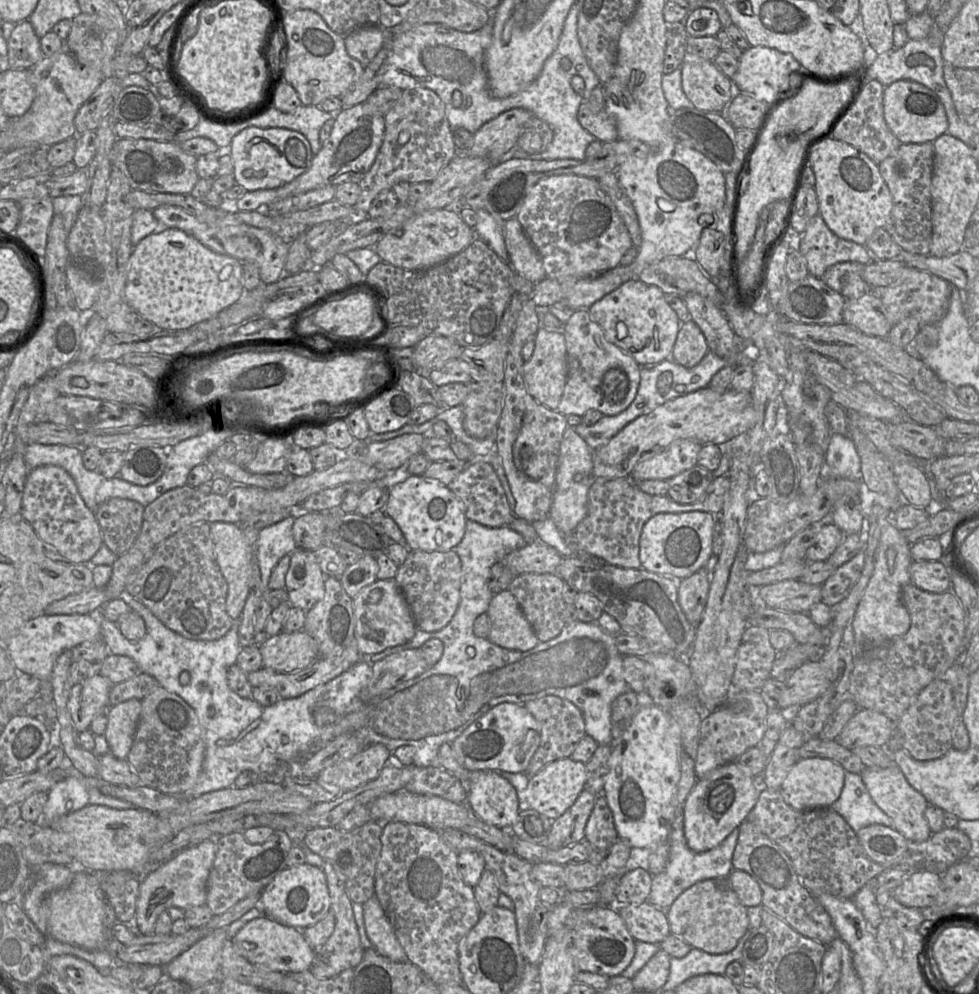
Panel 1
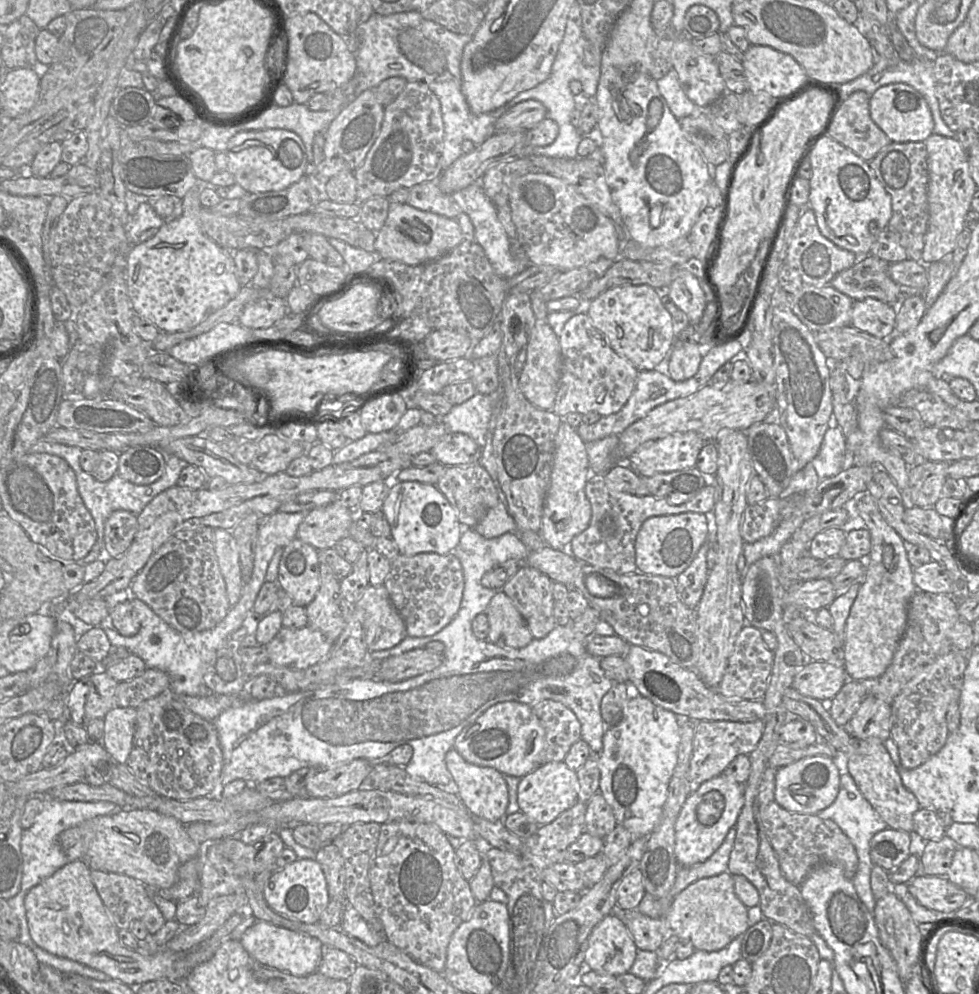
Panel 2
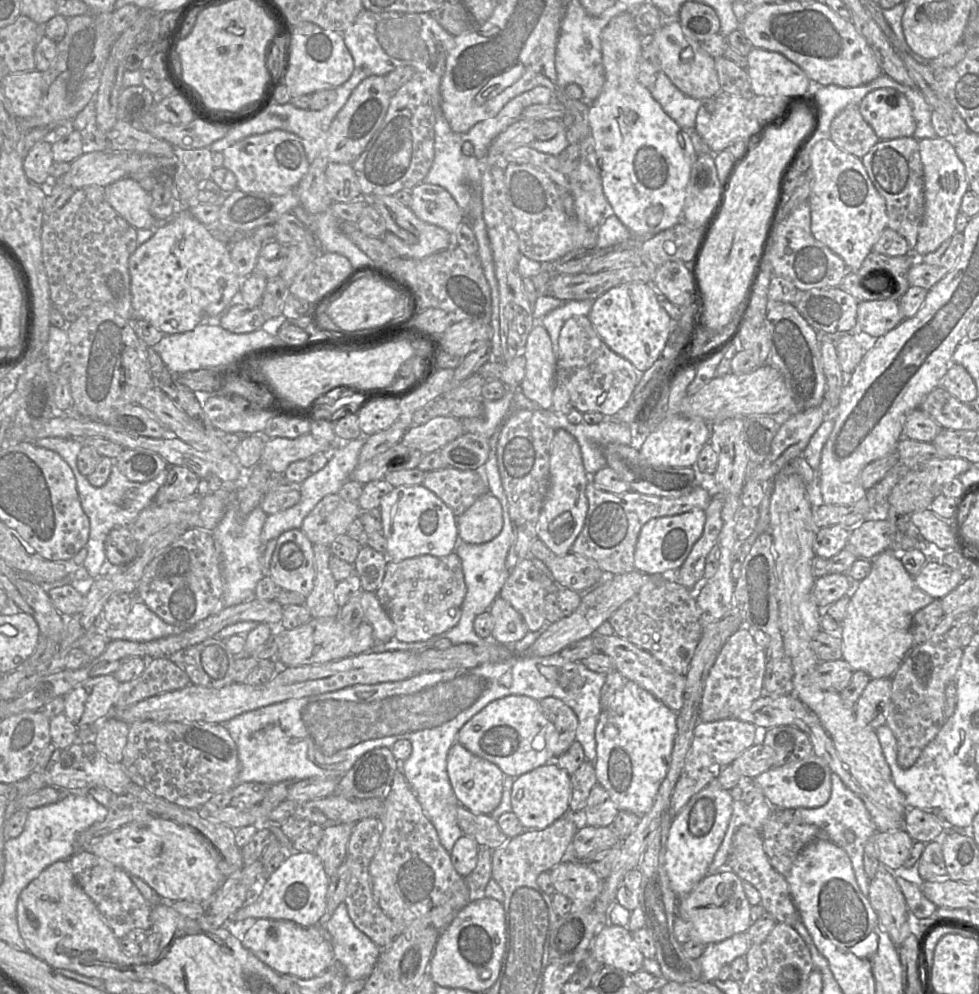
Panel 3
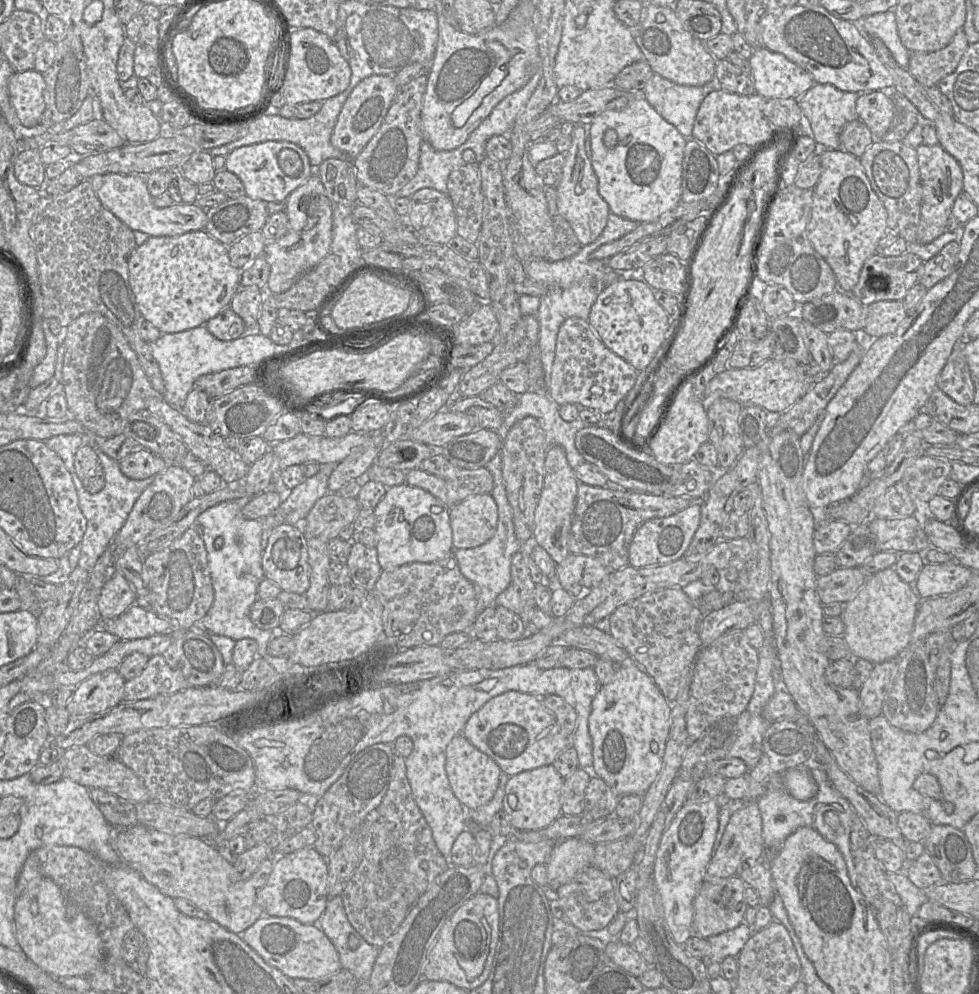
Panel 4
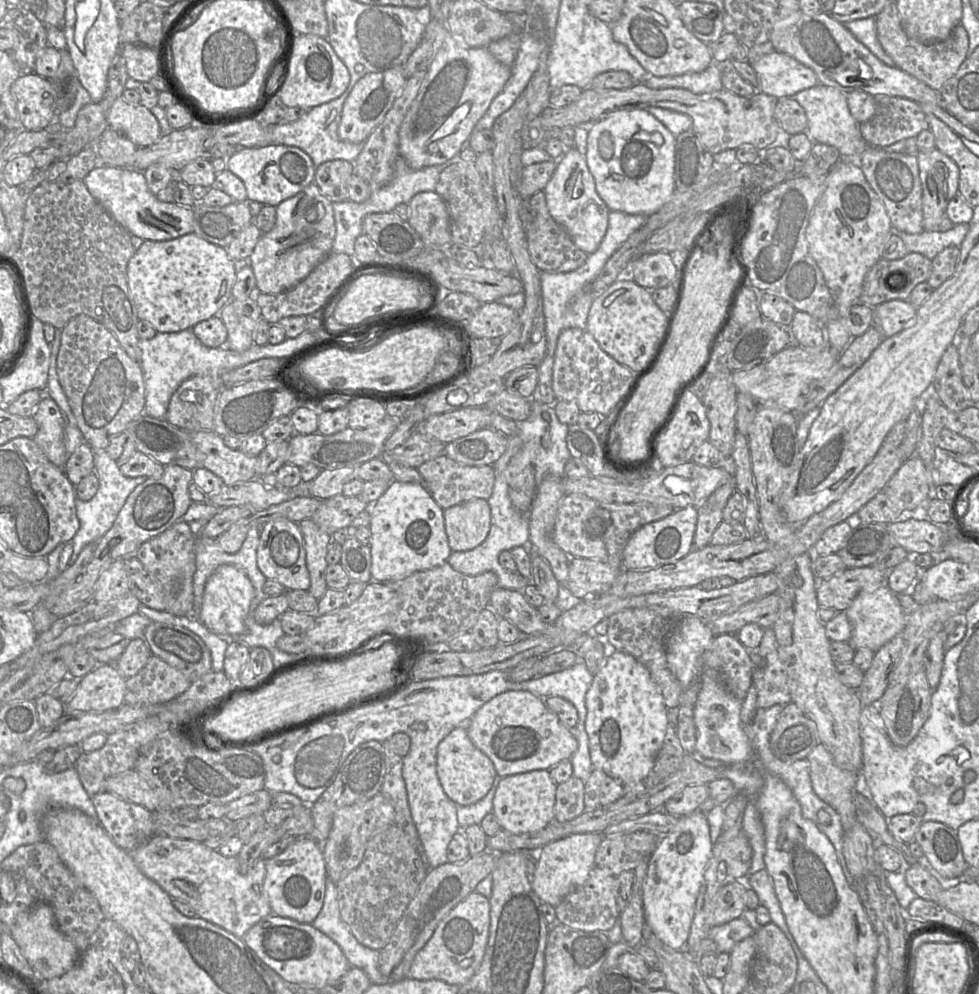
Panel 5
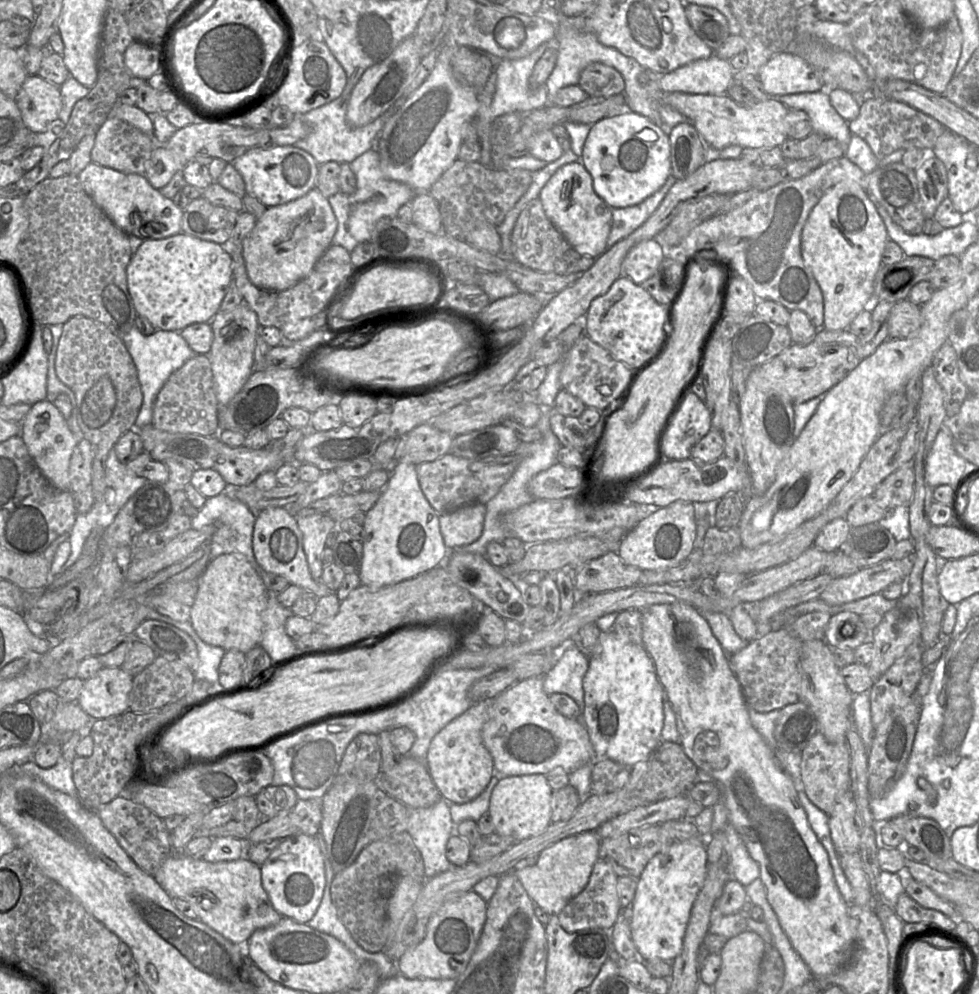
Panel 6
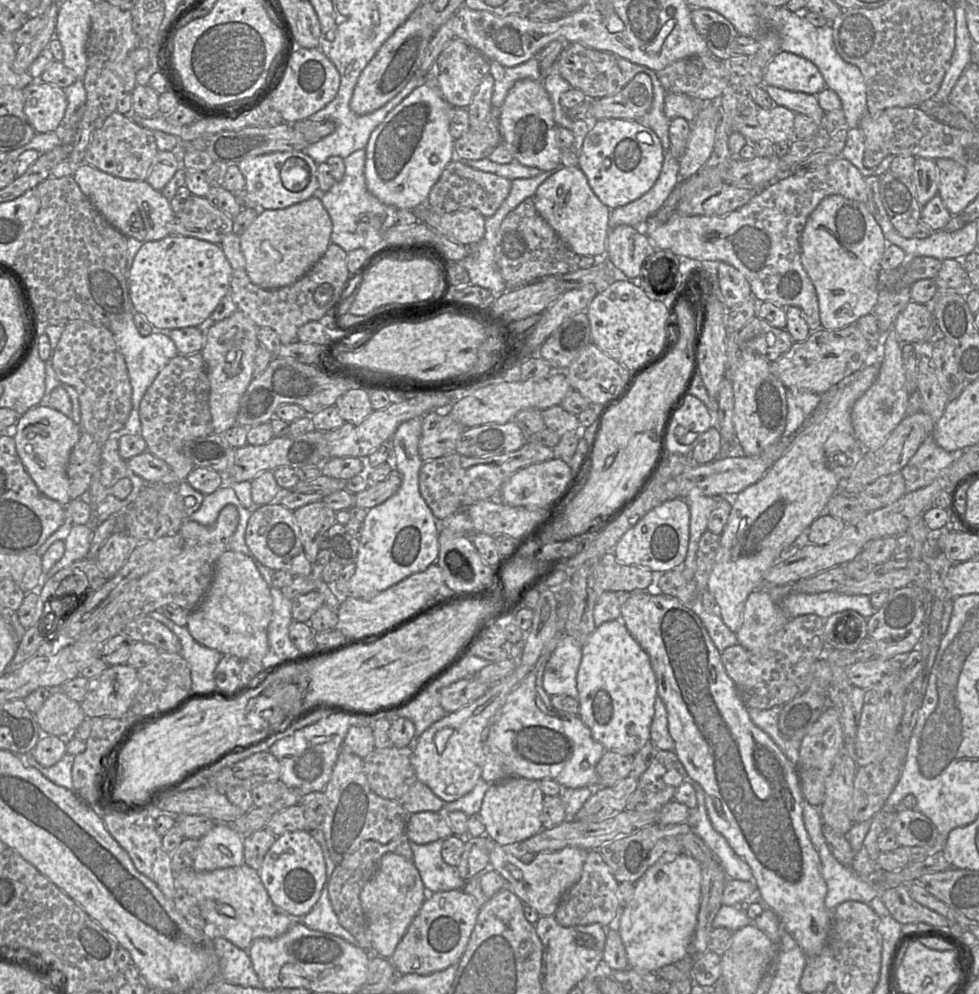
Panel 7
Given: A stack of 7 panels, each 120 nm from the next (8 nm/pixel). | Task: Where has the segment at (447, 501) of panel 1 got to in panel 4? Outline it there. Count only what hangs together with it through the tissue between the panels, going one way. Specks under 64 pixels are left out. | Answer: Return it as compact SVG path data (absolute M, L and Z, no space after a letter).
M407 483L391 486L373 508L376 551L382 570L412 562L429 563L453 553L449 507L431 493Z

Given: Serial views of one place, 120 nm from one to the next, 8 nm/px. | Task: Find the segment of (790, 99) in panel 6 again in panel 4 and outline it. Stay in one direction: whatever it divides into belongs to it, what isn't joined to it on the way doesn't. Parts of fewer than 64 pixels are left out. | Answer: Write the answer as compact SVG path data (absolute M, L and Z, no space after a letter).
M814 84L814 86L798 98L798 104L805 117L806 129L801 130L809 133L819 149L838 150L840 148L840 133L844 126L858 119L856 101L864 94L874 91L845 92L831 84Z

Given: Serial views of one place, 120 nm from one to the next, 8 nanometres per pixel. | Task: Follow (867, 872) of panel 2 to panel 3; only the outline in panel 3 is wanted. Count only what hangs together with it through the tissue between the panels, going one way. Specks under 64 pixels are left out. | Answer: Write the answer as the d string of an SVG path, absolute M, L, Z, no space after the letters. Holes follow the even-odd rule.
M832 773L831 782L831 796L826 804L818 808L792 809L793 815L806 824L818 826L826 838L843 848L852 863L857 884L863 895L868 898L870 880L864 872L863 854L867 841L874 837L878 830L863 801L846 787L837 774ZM847 830L851 830L854 834L852 842L846 839Z

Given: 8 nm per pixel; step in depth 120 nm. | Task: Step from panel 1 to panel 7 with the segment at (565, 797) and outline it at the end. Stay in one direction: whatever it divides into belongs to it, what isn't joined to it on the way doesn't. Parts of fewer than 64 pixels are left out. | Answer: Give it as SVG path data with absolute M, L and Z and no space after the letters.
M510 777L492 783L484 795L478 813L486 828L485 835L502 847L523 842L536 835L543 829L541 822L543 798L539 781L536 780Z

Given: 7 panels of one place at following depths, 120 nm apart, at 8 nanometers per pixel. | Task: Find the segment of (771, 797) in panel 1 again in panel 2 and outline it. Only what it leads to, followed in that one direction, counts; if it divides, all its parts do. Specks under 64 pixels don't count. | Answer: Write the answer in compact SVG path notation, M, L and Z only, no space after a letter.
M776 801L760 807L760 819L778 859L780 870L790 883L799 886L814 868L824 864L839 867L852 880L858 868L857 852L850 839L834 821L822 819L817 814L791 813Z

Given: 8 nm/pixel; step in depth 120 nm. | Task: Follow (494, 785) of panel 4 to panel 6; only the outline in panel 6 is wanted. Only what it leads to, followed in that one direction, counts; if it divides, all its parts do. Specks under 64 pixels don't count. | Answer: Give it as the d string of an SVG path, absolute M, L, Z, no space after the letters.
M481 700L444 726L431 740L424 763L442 798L448 803L467 803L480 795L487 787L494 769L493 758L482 740L482 728L489 718L492 700Z

